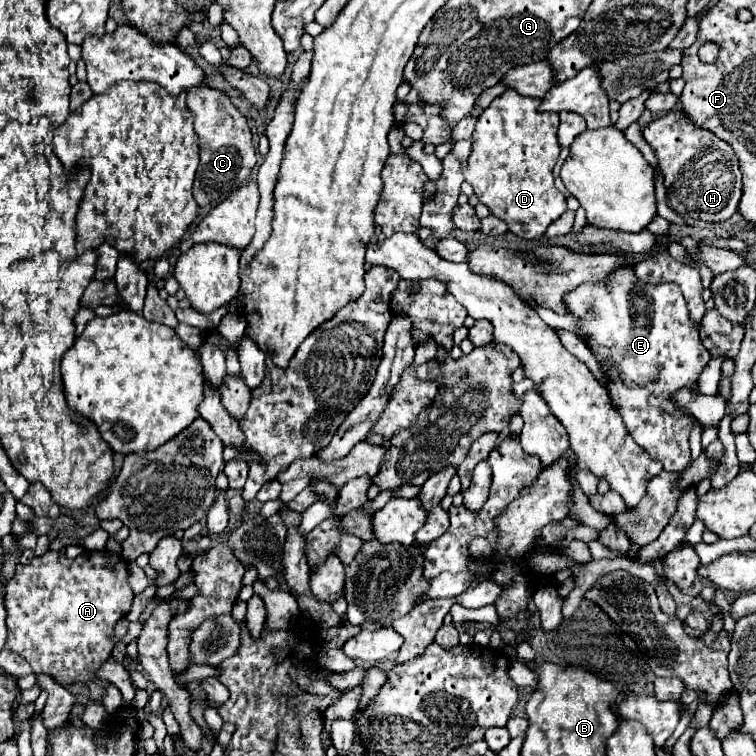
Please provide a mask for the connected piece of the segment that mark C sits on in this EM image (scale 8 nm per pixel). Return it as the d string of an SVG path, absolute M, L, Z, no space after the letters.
M194 86L188 90L188 108L194 112L194 130L200 144L200 166L194 182L194 198L198 206L216 206L228 194L248 182L252 168L256 166L256 148L246 118L234 108L230 98L214 88Z

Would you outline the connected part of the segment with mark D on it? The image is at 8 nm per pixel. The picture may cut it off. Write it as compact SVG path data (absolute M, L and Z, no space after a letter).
M506 90L492 100L472 134L474 148L464 174L490 214L504 220L508 230L524 240L540 238L546 228L566 212L564 194L554 188L552 176L560 154L556 138L560 120L554 112L538 112L538 106L540 98L520 96L516 90Z

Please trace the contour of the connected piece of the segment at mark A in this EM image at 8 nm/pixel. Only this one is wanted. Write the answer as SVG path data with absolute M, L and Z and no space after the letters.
M48 550L46 554L34 558L34 564L18 564L16 566L16 574L14 578L6 584L6 610L8 610L8 618L6 618L6 626L8 626L8 642L6 642L6 648L20 654L22 658L28 660L28 664L32 666L34 674L48 674L52 678L56 678L58 682L62 684L72 684L72 682L88 682L88 680L96 680L96 670L100 668L100 664L104 664L108 658L110 658L110 652L114 648L114 642L110 640L112 634L114 634L114 624L126 616L126 612L130 612L130 606L132 606L132 600L134 600L134 592L128 584L128 560L122 556L122 554L116 554L116 552L82 552L80 556L76 556L74 560L66 558L62 552L54 552L54 550Z

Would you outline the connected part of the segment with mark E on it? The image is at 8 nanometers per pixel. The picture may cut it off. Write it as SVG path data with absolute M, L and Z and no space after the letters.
M622 266L612 272L606 282L588 282L564 296L564 306L570 314L584 320L578 328L578 338L592 350L598 360L600 370L604 372L608 384L610 402L616 412L620 412L628 436L632 436L650 458L664 464L666 472L682 472L690 464L690 446L688 436L692 430L692 412L674 402L674 394L680 388L698 390L698 376L704 366L710 362L708 350L700 342L698 324L690 318L686 300L676 284L646 284L640 282L632 266Z

